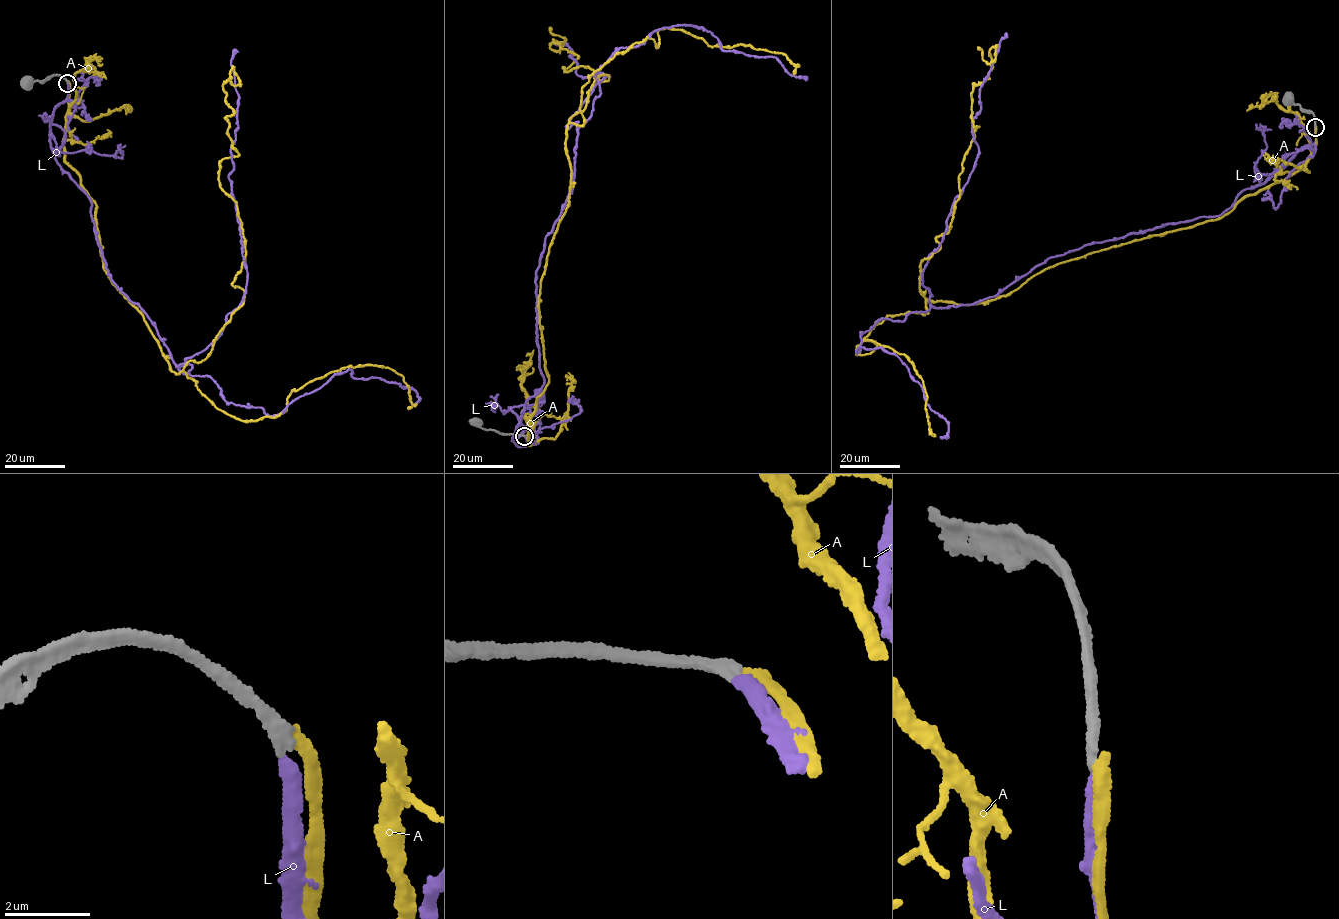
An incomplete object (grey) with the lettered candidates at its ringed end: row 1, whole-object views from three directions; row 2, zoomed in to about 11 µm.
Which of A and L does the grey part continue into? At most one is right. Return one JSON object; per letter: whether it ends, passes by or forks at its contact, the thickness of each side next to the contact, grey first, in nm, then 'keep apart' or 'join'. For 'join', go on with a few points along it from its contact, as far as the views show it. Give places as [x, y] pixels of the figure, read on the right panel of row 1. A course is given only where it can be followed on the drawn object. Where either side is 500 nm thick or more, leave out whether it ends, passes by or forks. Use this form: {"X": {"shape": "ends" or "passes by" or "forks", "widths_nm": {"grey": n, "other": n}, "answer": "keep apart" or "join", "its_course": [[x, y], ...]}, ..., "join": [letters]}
{"A": {"shape": "ends", "widths_nm": {"grey": 320, "other": 320}, "answer": "keep apart"}, "L": {"shape": "ends", "widths_nm": {"grey": 280, "other": 280}, "answer": "join", "its_course": [[1315, 127], [1220, 215], [1087, 244], [937, 308], [923, 269], [973, 169], [979, 89], [1006, 33]]}, "join": ["L"]}

